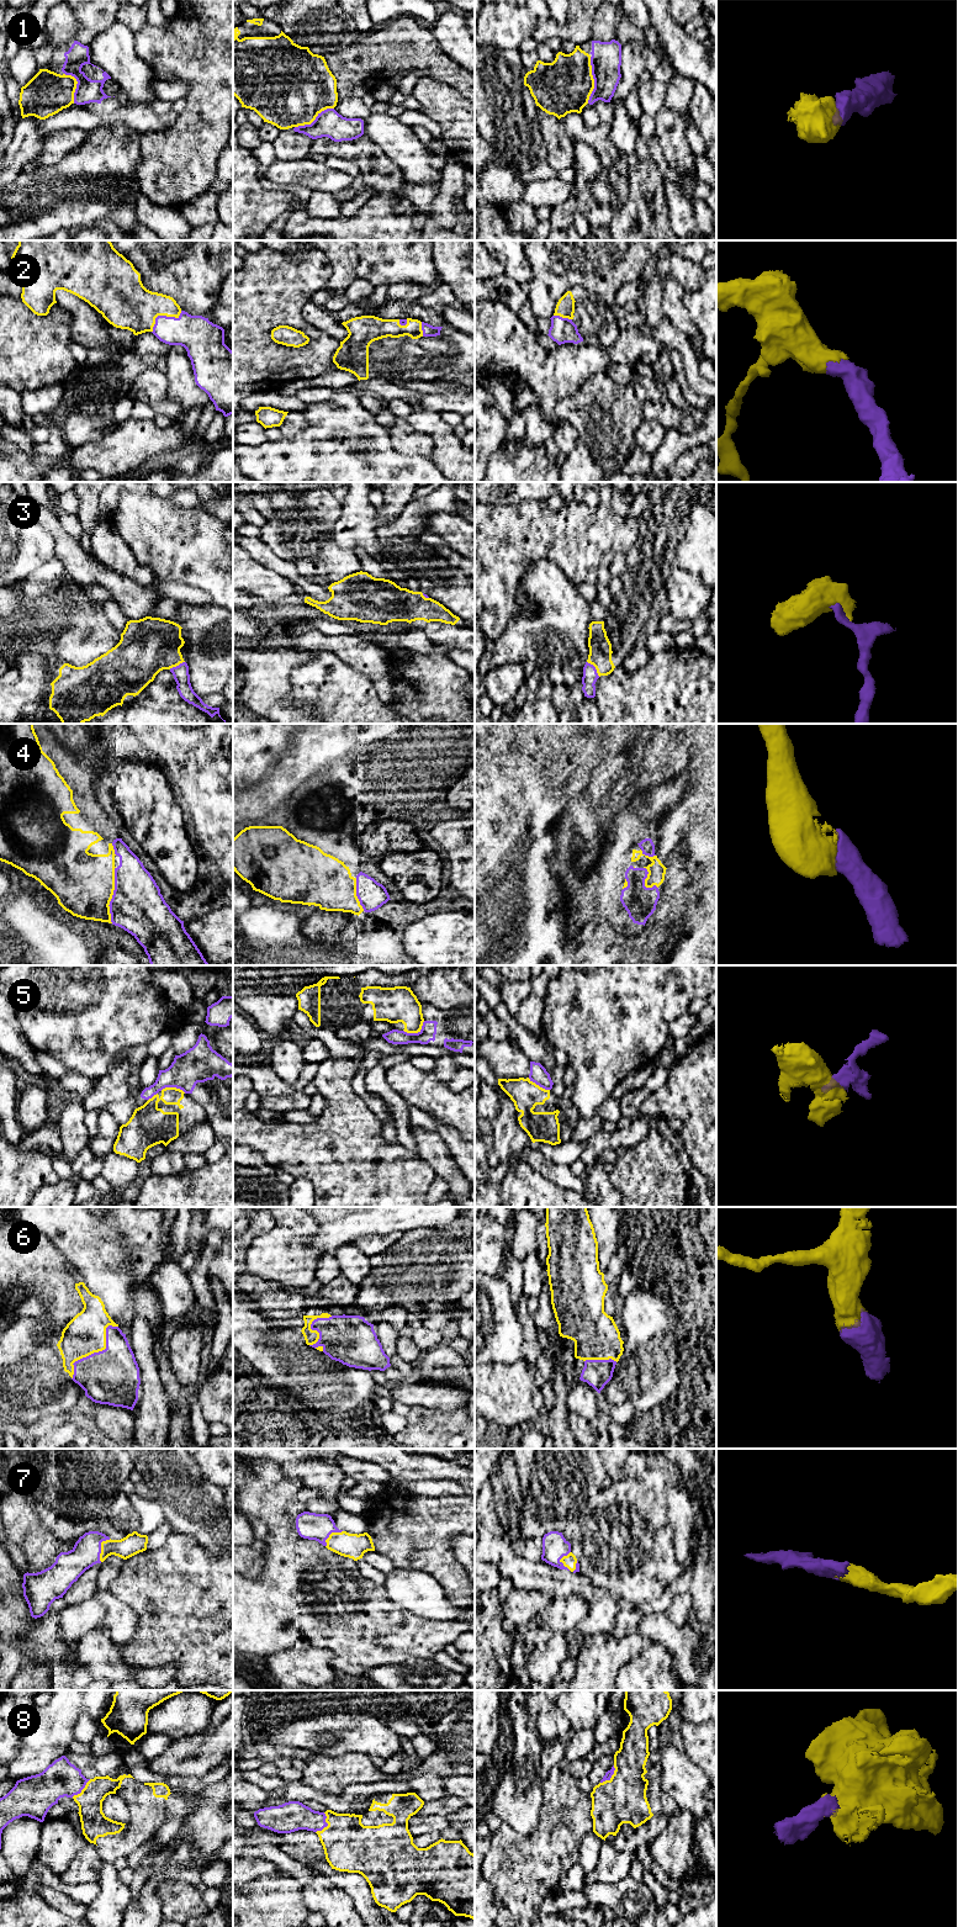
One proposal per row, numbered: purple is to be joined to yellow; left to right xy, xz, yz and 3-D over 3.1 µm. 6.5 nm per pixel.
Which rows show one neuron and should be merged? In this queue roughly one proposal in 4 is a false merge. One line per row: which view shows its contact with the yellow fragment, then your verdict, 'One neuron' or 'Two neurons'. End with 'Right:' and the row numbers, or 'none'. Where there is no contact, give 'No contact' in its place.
1: Touches yellow in yz. One neuron
2: Touches yellow in xy. One neuron
3: Touches yellow in yz. One neuron
4: Touches yellow in xy. One neuron
5: Touches yellow in xz. Two neurons
6: Touches yellow in xy. One neuron
7: Touches yellow in xy. One neuron
8: Touches yellow in xz. One neuron
Right: 1, 2, 3, 4, 6, 7, 8

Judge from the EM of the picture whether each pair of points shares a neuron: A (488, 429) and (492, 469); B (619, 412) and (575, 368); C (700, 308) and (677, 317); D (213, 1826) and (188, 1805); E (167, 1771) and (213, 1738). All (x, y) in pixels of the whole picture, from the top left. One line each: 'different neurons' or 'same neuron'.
A: different neurons
B: different neurons
C: different neurons
D: different neurons
E: same neuron

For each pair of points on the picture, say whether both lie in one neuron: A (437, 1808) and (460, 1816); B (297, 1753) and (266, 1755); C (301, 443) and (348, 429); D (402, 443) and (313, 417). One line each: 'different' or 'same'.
A: different
B: same
C: same
D: different

